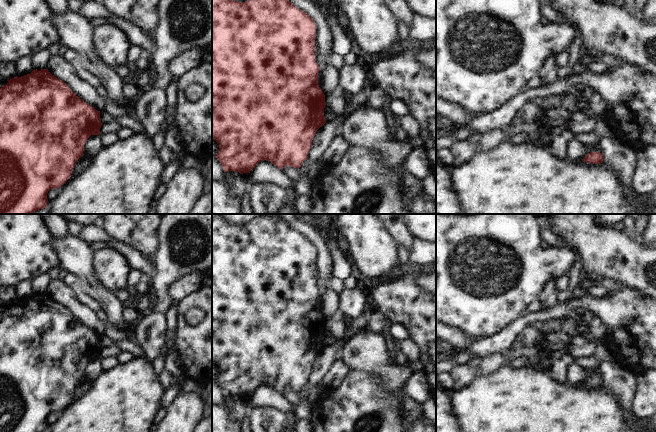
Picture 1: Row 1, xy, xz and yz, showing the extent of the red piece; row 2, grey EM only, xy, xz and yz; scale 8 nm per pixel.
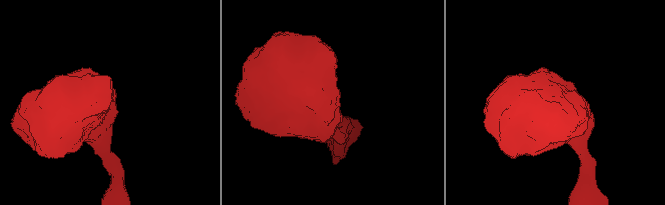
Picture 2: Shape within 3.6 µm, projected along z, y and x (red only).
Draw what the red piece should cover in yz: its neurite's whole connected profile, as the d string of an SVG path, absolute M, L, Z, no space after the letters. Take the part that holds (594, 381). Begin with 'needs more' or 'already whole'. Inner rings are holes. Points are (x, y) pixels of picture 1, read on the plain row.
already whole; M591 376L587 378L582 384L591 388L601 388L603 386L604 379L599 376Z

